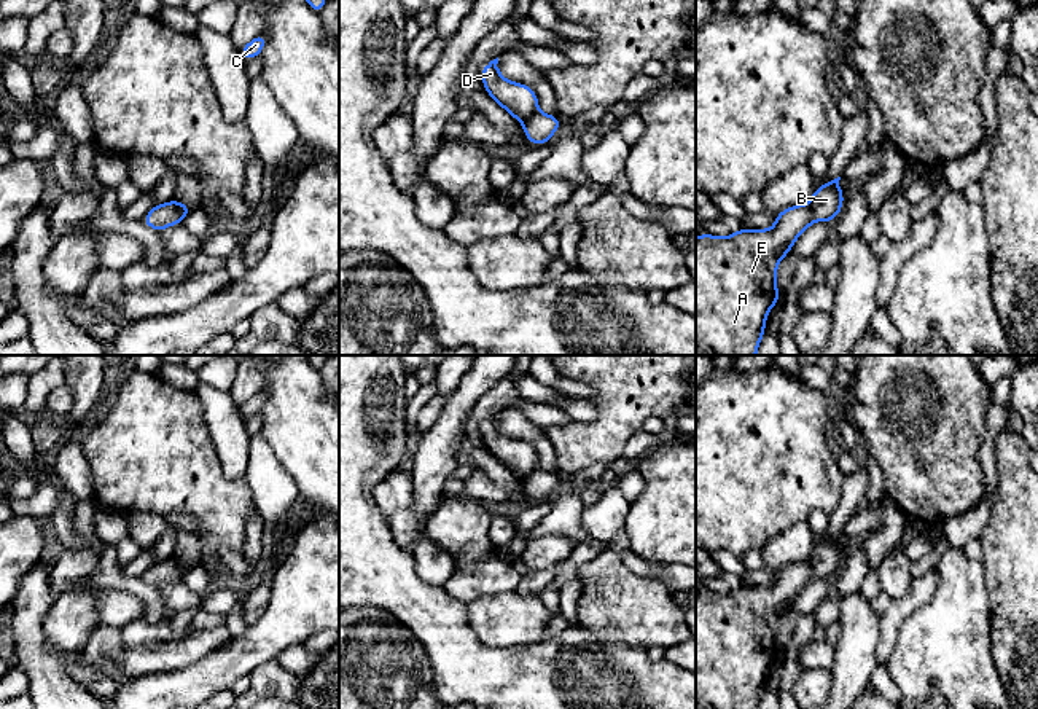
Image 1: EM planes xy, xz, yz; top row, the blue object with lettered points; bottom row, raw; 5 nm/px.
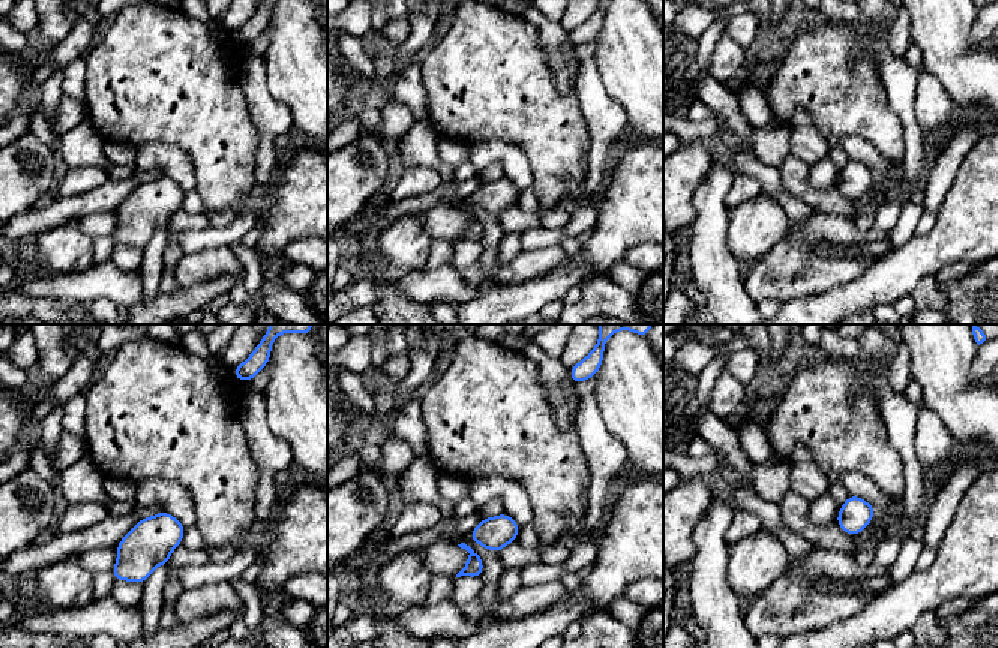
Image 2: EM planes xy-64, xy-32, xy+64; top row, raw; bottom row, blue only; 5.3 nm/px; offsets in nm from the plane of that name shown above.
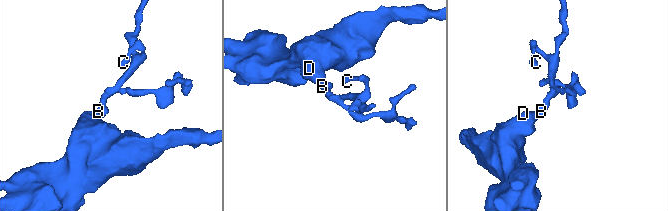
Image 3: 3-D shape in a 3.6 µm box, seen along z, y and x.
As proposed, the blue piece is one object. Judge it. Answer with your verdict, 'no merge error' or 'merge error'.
merge error

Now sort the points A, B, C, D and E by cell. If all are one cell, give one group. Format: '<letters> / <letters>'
A D E / B C

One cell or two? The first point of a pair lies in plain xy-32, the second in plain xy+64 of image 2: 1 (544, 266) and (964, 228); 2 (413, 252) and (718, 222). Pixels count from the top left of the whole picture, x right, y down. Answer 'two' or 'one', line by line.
1: two
2: two

